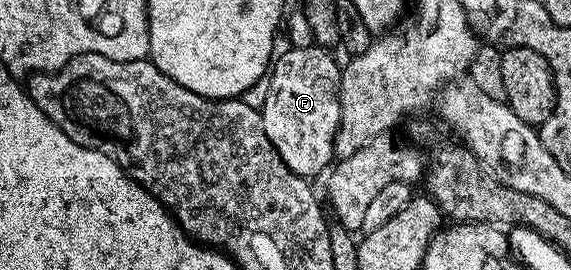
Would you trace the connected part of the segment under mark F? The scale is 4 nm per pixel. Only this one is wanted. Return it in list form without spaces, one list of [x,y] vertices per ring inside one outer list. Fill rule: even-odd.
[[[321,46],[306,49],[290,47],[286,54],[277,57],[272,64],[267,100],[261,108],[264,130],[269,131],[280,149],[280,158],[297,176],[314,178],[317,172],[325,173],[335,159],[334,139],[340,126],[338,87],[342,81],[342,68],[330,56],[333,55]]]

